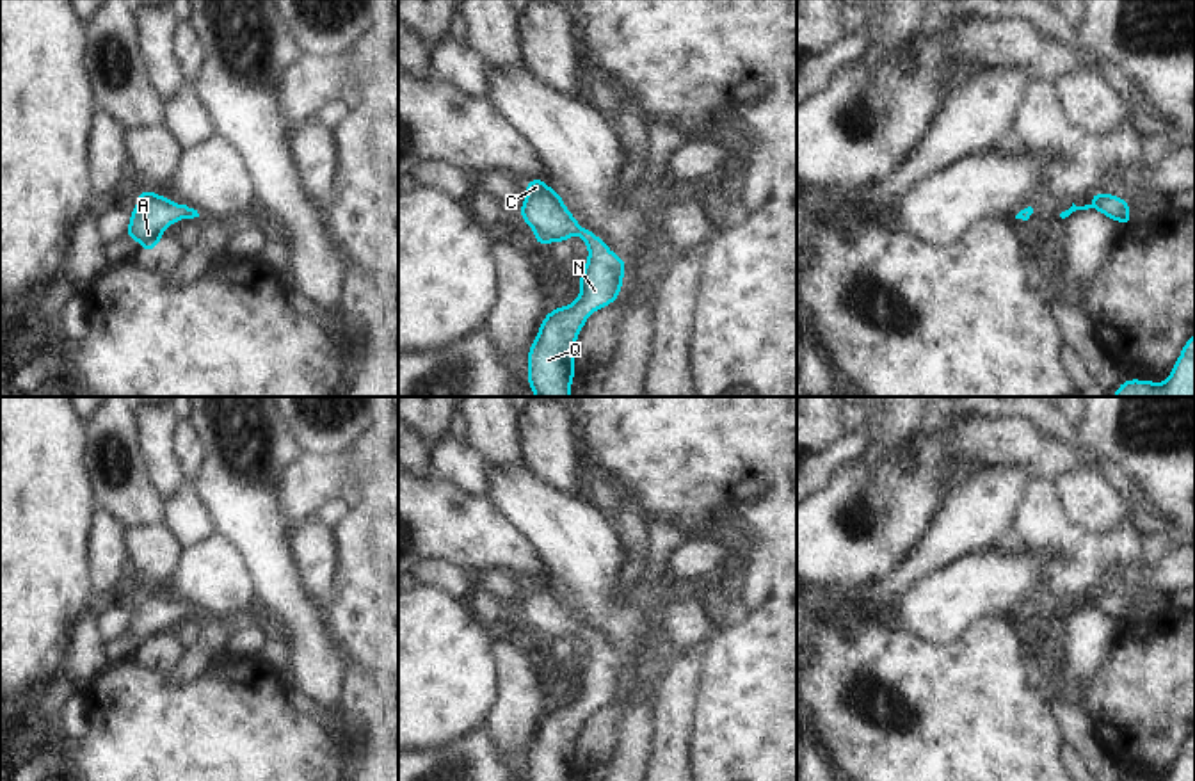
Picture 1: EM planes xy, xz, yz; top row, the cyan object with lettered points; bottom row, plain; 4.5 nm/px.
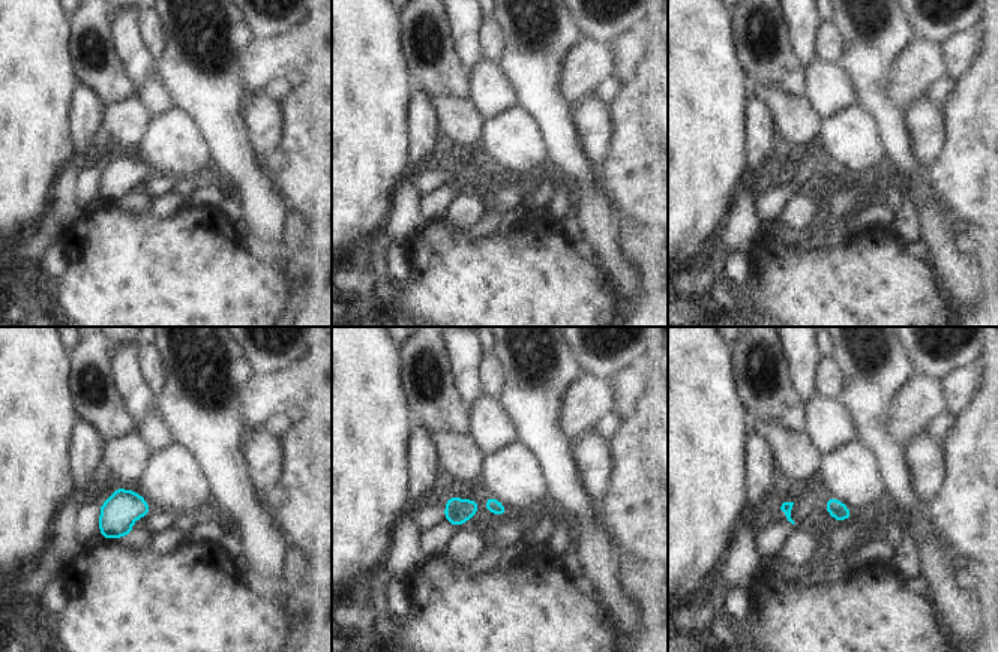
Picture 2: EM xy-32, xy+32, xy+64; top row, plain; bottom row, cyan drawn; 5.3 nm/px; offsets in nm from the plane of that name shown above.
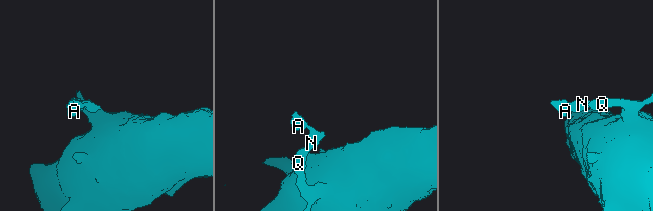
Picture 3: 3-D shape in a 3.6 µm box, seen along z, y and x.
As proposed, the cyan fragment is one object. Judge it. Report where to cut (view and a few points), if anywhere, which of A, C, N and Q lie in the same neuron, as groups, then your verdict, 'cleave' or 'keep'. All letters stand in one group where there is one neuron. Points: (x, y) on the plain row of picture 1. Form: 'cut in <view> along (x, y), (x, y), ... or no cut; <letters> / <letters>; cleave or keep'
no cut; A C N Q; keep

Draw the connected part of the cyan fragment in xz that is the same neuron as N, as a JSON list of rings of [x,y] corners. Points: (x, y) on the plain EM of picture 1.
[[[532,576],[519,607],[521,617],[533,628],[535,644],[569,640],[576,632],[589,646],[580,671],[580,696],[569,705],[549,708],[530,744],[528,781],[573,781],[576,738],[587,717],[617,699],[622,688],[626,660],[590,628],[581,626],[562,594],[542,576]]]

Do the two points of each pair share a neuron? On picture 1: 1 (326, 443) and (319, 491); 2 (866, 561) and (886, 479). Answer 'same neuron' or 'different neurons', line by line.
1: different neurons
2: same neuron

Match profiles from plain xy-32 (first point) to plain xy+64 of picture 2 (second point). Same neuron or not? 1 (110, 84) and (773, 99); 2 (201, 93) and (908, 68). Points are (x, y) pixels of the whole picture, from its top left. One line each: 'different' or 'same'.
1: different
2: different

